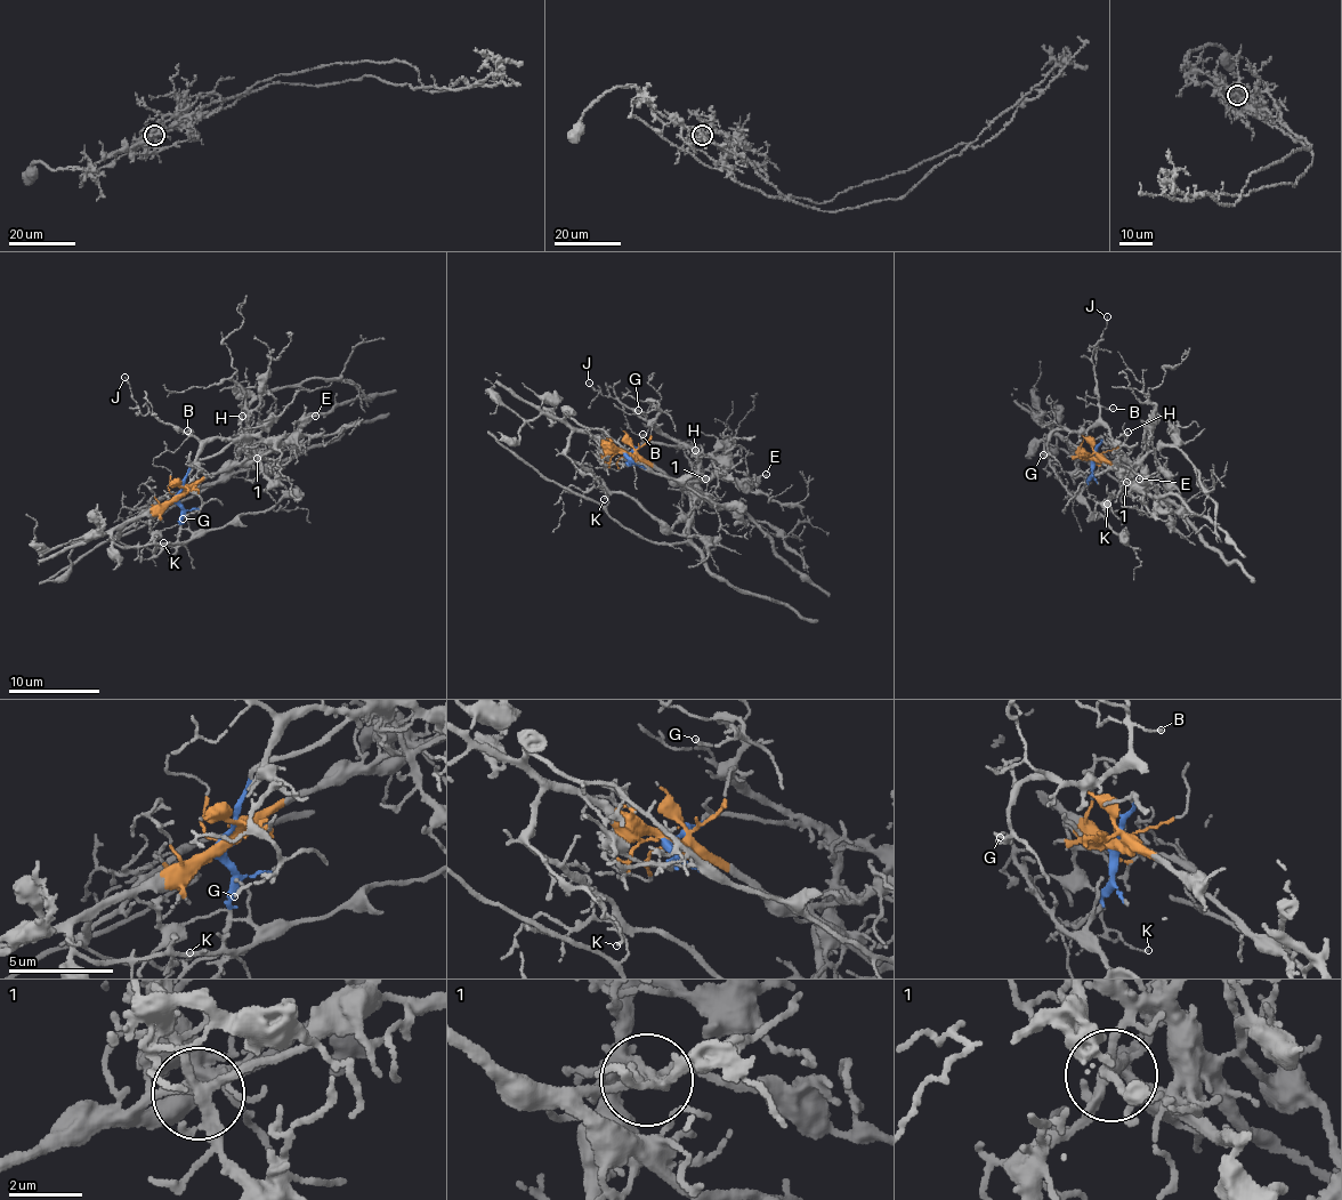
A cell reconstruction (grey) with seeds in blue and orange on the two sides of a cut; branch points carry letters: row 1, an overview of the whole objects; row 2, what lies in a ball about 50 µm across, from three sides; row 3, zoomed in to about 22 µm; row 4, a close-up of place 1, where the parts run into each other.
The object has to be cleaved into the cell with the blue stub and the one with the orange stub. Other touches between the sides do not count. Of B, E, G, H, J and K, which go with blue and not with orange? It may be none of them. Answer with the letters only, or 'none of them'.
B, G, H, J

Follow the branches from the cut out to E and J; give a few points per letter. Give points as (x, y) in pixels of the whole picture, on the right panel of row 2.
E: (1093, 457), (1126, 473), (1129, 480), (1125, 483), (1130, 488), (1142, 484), (1138, 478)
J: (1093, 457), (1102, 437), (1104, 443), (1112, 440), (1100, 416), (1096, 379), (1096, 357), (1106, 316)

